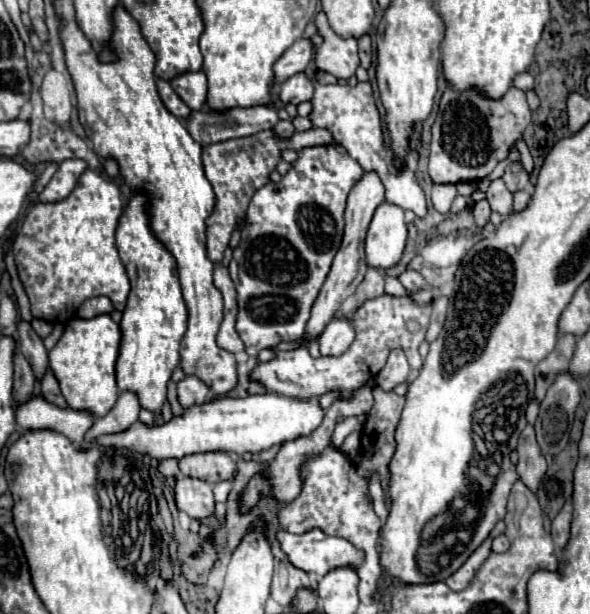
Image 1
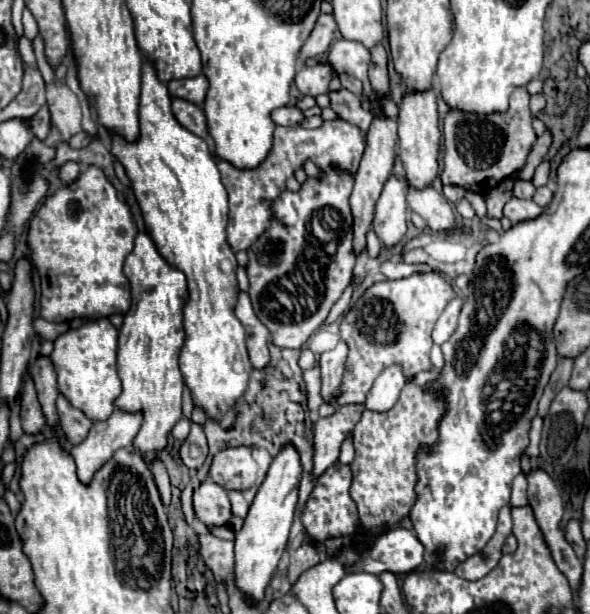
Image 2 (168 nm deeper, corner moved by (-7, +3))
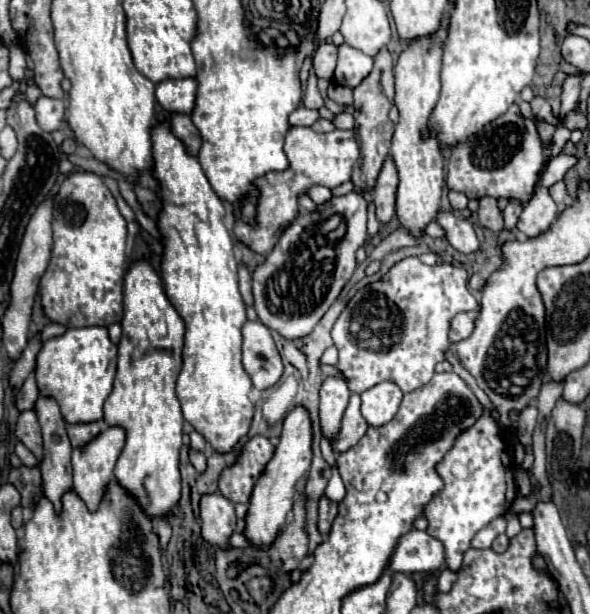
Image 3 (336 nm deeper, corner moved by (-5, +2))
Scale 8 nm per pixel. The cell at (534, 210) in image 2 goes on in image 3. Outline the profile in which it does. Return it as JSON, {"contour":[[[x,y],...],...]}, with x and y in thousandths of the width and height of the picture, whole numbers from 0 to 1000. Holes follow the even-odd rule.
{"contour":[[[912,301],[905,321],[898,324],[898,331],[885,340],[885,350],[878,357],[878,373],[895,383],[895,386],[912,386],[919,379],[925,379],[932,373],[932,366],[942,360],[946,353],[946,334],[939,331],[939,324],[932,321],[929,308]]]}

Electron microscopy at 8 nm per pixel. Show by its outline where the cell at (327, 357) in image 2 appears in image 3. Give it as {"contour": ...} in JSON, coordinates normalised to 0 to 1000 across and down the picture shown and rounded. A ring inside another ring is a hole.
{"contour":[[[553,614],[542,634],[542,692],[546,708],[566,718],[576,702],[576,686],[590,660],[593,634],[576,614]]]}

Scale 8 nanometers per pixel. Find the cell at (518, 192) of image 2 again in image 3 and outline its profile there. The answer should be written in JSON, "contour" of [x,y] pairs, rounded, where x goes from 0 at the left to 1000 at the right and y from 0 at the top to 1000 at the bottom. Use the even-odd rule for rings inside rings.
{"contour":[[[861,327],[858,340],[854,340],[854,373],[858,376],[868,376],[875,370],[881,344],[885,344],[885,334],[878,327]]]}

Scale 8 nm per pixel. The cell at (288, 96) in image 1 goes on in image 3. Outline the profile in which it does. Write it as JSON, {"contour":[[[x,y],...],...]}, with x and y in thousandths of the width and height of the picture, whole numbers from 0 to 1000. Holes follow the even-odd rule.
{"contour":[[[549,67],[539,73],[532,86],[532,116],[539,125],[563,129],[566,109],[569,109],[569,93],[573,93],[573,77],[559,67]]]}

